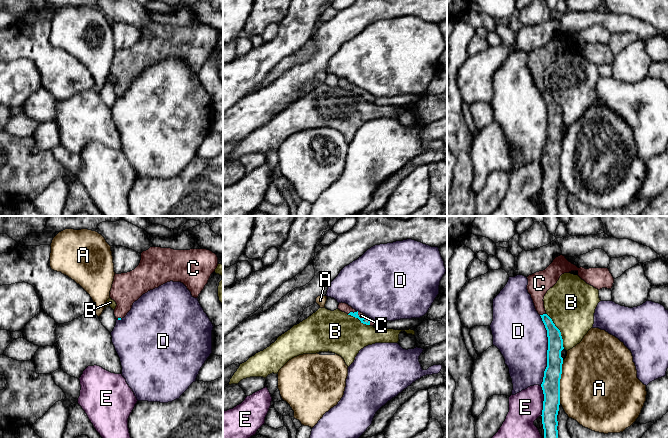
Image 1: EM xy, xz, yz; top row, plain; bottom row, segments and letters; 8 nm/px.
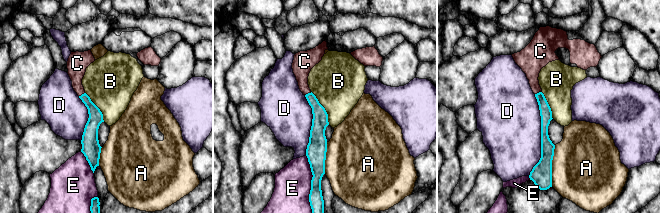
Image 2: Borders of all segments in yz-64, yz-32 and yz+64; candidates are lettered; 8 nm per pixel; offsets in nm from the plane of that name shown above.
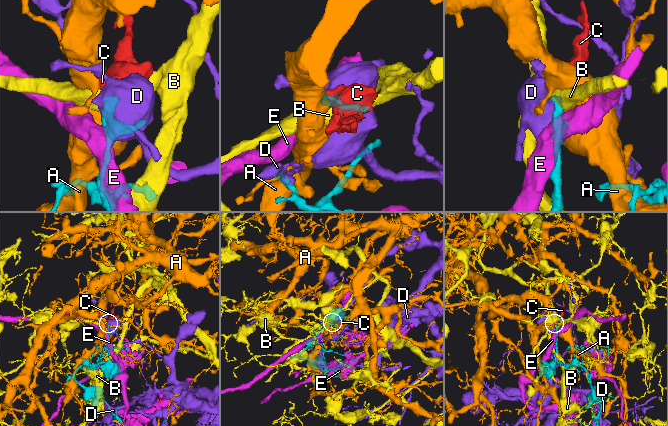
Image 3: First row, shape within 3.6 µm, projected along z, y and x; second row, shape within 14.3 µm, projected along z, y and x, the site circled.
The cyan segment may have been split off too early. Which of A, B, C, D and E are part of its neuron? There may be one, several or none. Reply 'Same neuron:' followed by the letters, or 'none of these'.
Same neuron: C

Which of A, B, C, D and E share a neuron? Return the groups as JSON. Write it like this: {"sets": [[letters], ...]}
{"sets": [["A"], ["B"], ["C"], ["D"], ["E"]]}

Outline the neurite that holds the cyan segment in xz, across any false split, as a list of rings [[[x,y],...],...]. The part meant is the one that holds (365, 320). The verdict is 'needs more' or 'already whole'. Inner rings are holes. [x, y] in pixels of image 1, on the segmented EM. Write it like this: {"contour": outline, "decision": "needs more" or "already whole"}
{"contour": [[[342,302],[339,303],[338,309],[342,312],[347,313],[348,315],[358,318],[363,324],[370,325],[370,326],[373,326],[375,324],[375,321],[373,319],[369,318],[368,316],[366,316],[361,312],[356,311],[346,303],[342,303]]], "decision": "needs more"}

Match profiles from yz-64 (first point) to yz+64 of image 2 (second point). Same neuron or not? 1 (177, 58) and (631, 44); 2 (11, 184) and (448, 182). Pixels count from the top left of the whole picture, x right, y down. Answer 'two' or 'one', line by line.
1: two
2: one

